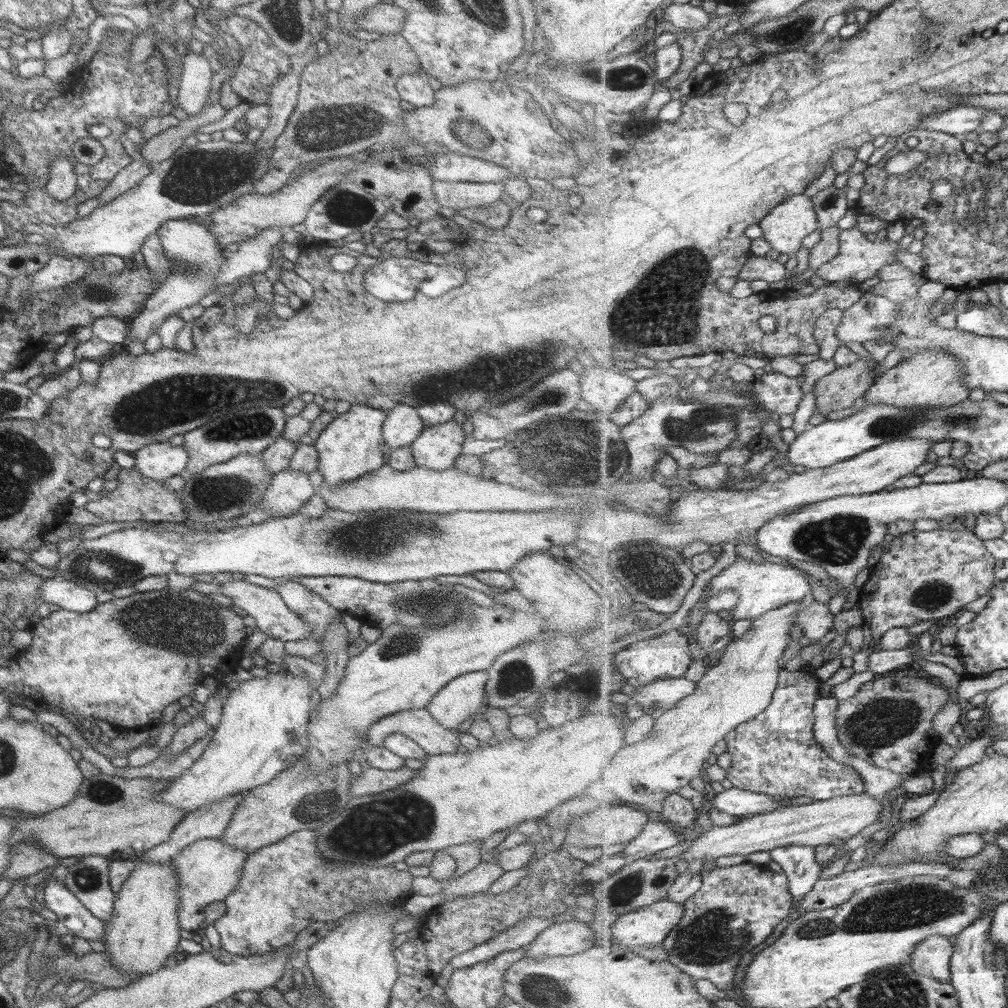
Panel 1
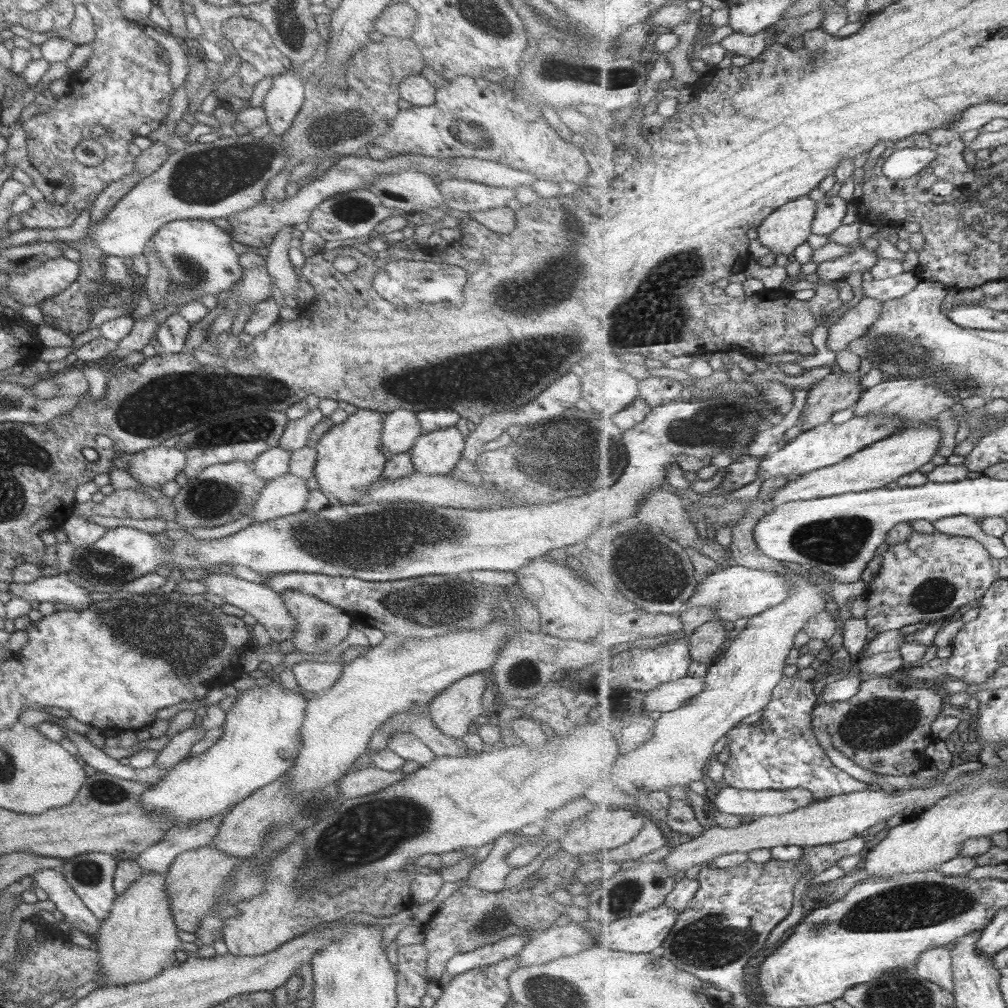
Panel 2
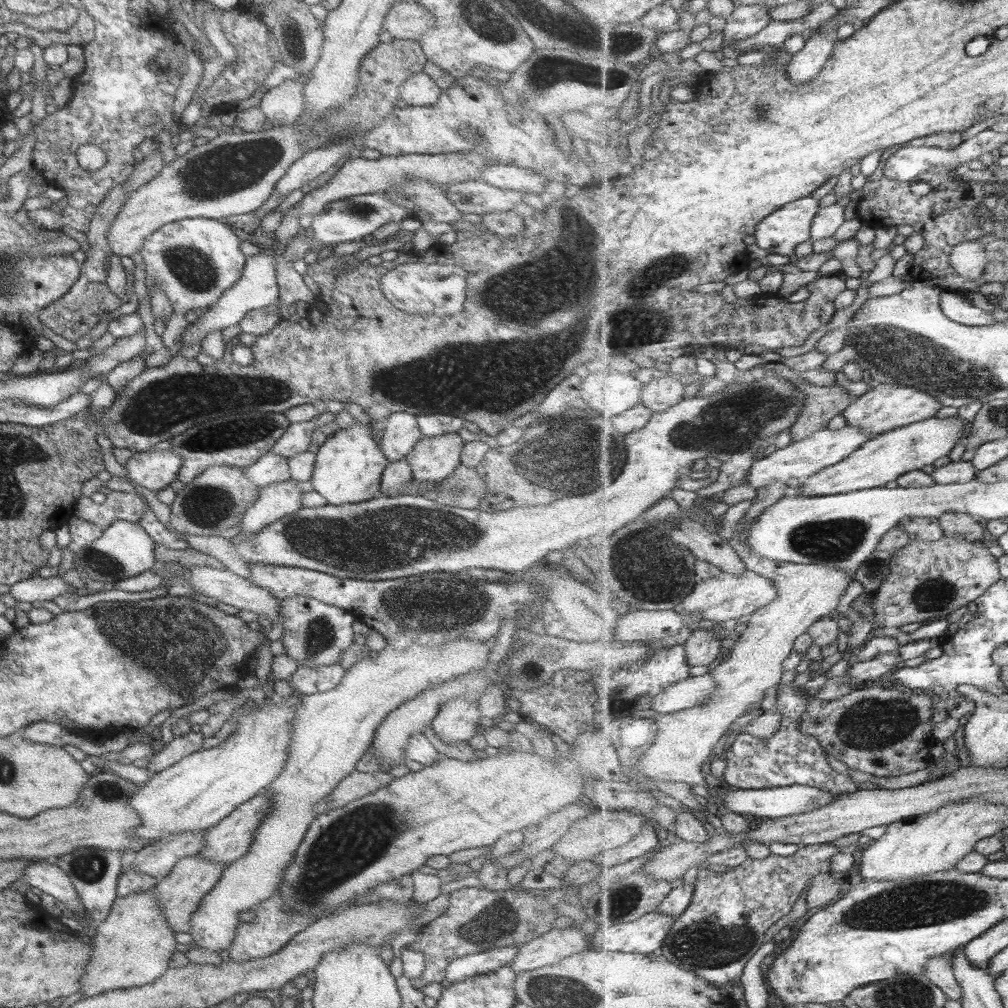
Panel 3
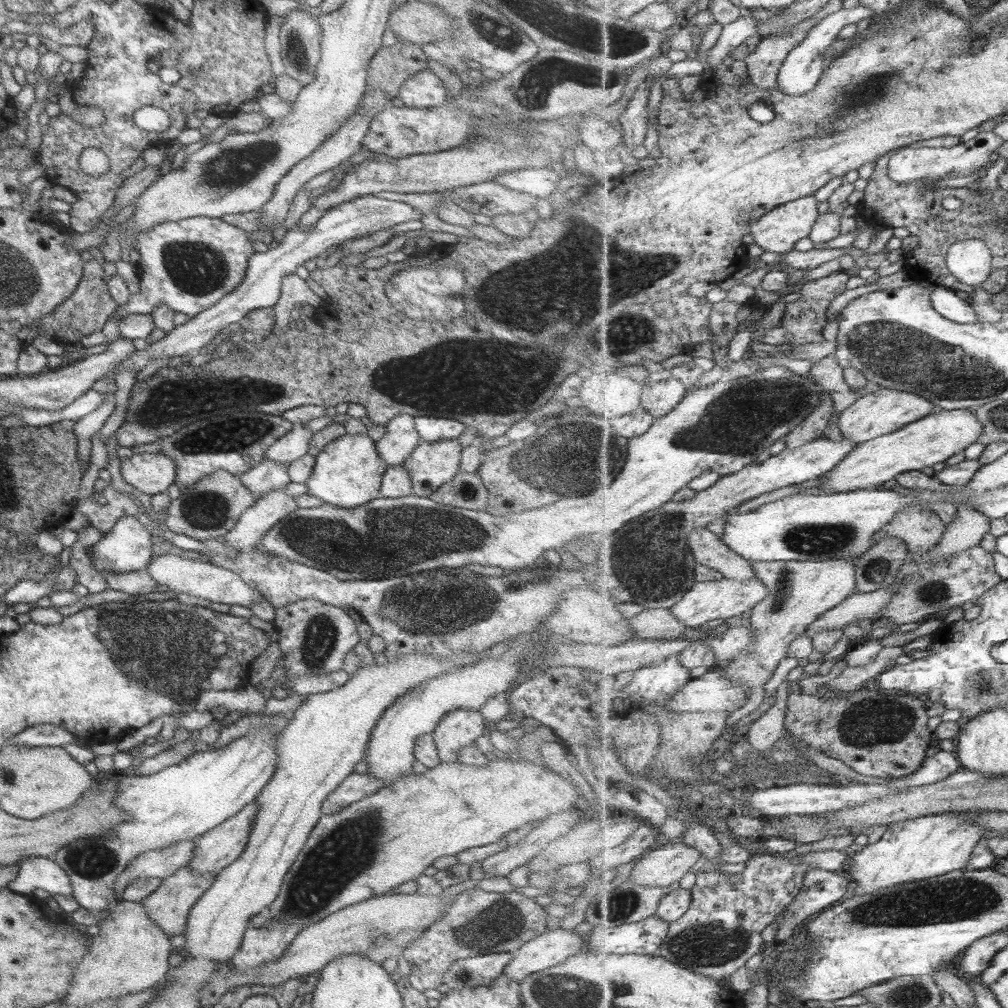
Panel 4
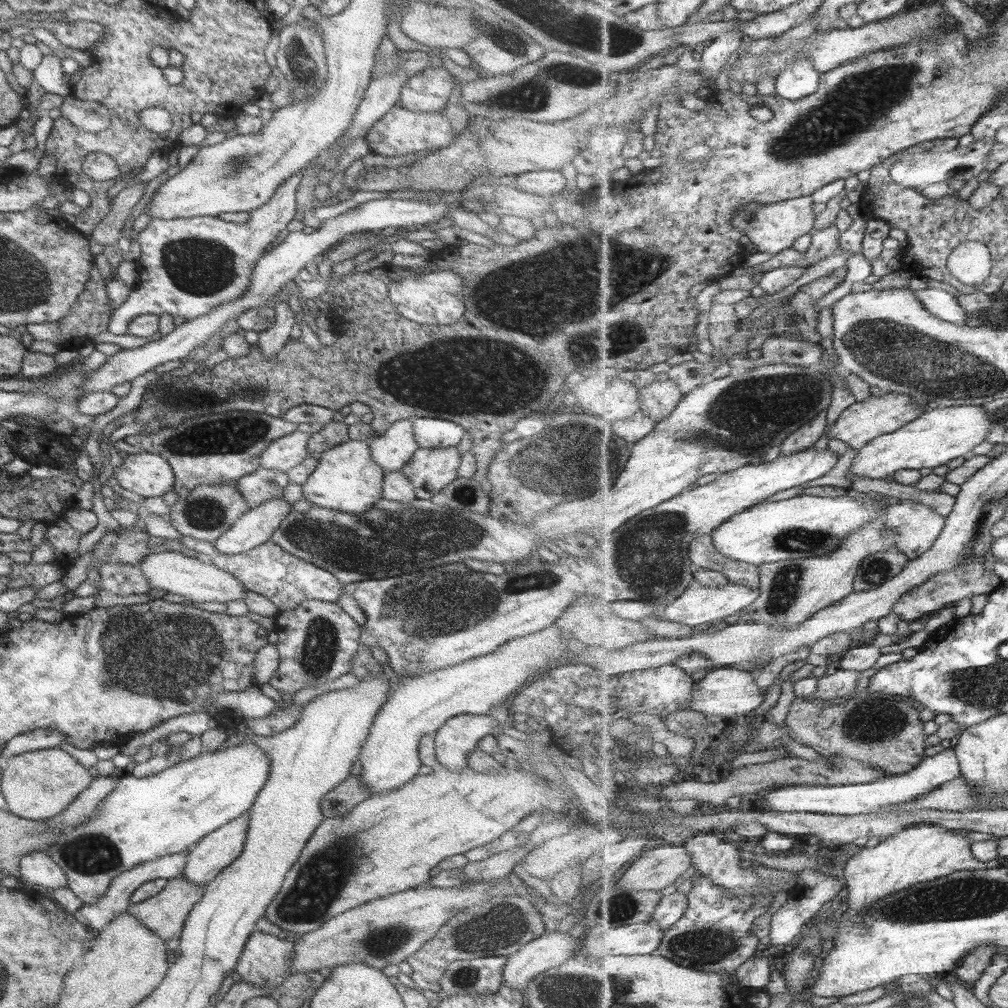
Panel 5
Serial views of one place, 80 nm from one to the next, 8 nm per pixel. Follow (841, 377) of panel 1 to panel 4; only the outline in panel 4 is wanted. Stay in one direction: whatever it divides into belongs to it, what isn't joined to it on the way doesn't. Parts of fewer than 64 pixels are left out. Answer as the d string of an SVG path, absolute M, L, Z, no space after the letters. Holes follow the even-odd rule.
M827 391L822 394L822 402L816 409L805 419L797 429L786 437L787 449L795 450L809 442L813 442L825 432L828 426L829 418L836 412L836 403L832 400L832 395Z

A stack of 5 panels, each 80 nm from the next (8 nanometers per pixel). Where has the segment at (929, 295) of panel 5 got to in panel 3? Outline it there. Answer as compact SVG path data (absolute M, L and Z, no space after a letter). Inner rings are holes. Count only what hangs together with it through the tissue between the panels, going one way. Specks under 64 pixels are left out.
M943 290L941 294L943 313L954 322L965 326L995 326L997 321L989 315L989 311L973 306L960 292Z

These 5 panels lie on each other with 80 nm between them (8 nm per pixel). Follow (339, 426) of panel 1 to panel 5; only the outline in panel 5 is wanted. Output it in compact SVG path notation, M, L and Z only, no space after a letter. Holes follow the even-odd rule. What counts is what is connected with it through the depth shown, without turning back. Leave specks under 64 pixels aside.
M349 440L325 450L301 485L301 496L309 504L345 514L363 514L380 499L384 472L371 460L368 441Z

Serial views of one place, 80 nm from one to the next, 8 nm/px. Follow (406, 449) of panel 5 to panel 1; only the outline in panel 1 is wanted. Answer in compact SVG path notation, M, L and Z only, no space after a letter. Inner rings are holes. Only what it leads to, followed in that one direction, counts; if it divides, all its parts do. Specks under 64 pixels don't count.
M398 404L386 411L381 425L382 445L385 451L409 447L421 431L424 424L417 411L407 404Z

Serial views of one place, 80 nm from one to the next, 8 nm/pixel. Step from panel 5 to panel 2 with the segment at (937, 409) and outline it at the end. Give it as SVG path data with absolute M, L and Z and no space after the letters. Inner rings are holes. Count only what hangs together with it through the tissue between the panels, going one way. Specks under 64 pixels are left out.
M923 425L923 428L909 428L905 432L893 434L873 446L860 450L852 457L846 458L839 464L820 468L812 473L799 476L788 482L781 490L770 496L768 513L776 506L788 502L813 500L816 498L829 498L840 494L860 493L880 488L896 482L905 475L915 473L921 466L929 464L937 454L943 440L943 432L939 428Z

